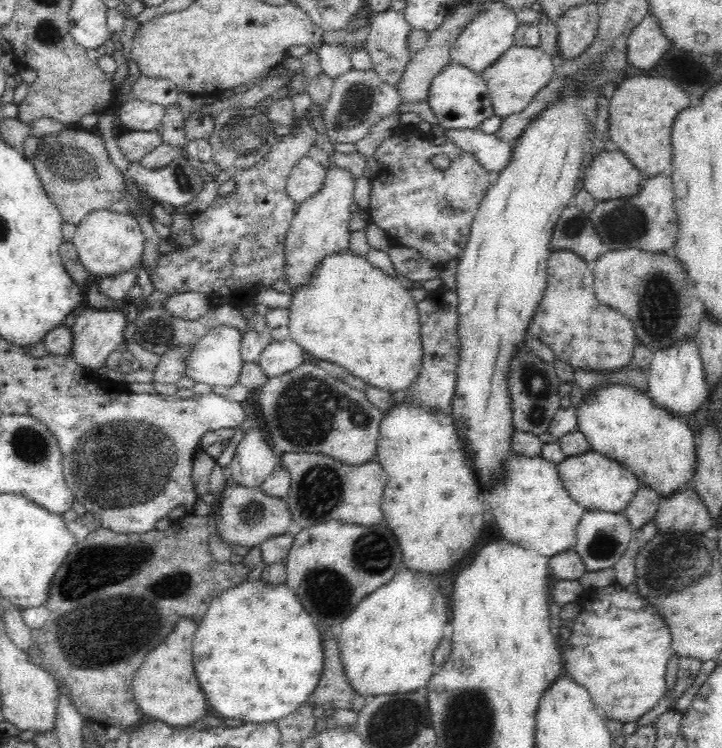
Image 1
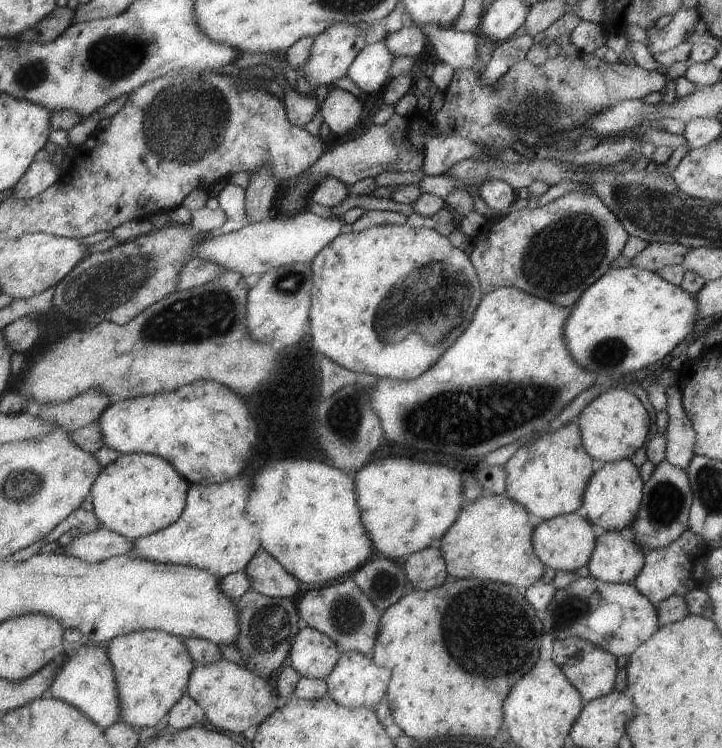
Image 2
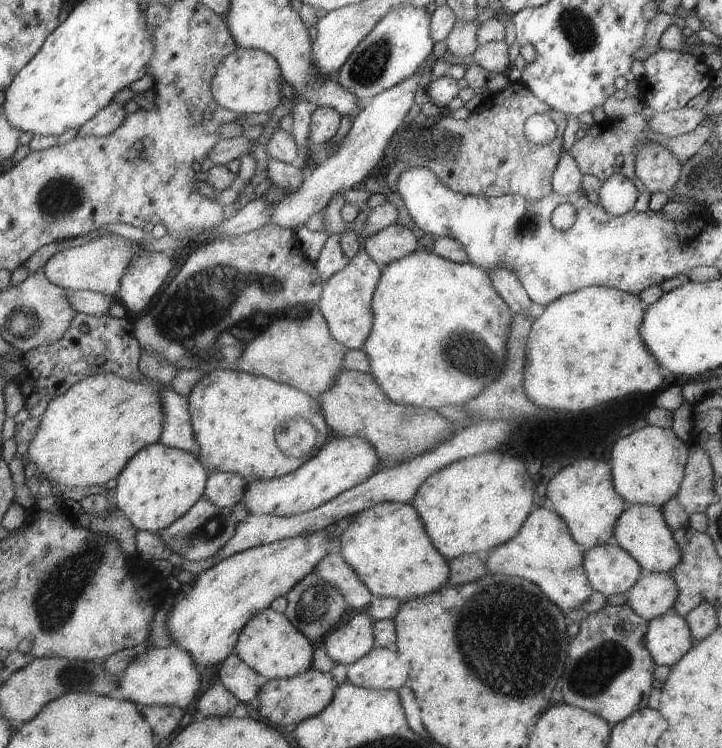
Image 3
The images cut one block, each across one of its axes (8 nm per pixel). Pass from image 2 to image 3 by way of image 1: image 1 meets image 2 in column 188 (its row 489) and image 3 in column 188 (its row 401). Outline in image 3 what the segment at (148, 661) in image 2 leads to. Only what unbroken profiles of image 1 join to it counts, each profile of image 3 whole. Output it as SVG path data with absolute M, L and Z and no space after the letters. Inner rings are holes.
M326 529L318 530L312 534L302 534L296 538L285 538L272 544L249 548L197 574L194 580L181 584L178 596L168 613L166 626L174 640L174 646L184 648L192 656L194 664L201 669L210 664L221 664L234 652L240 632L248 620L256 616L256 612L262 612L270 607L275 598L285 596L297 582L314 571L316 564L319 564L328 552L330 538L326 534Z

